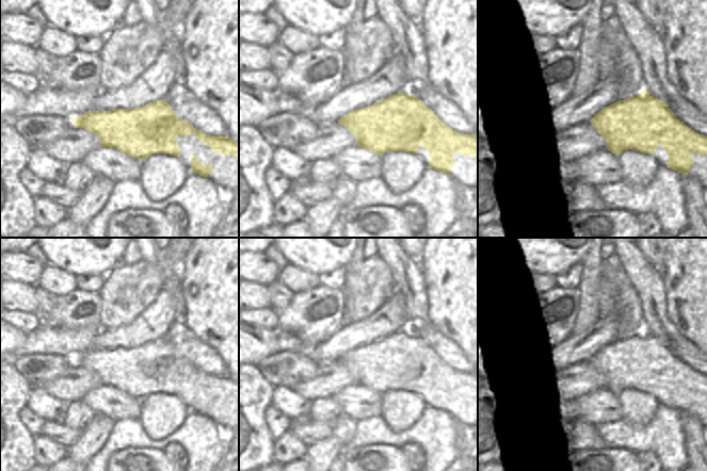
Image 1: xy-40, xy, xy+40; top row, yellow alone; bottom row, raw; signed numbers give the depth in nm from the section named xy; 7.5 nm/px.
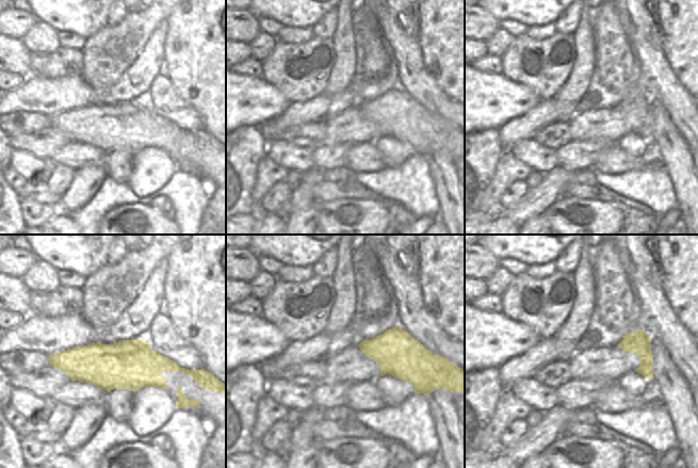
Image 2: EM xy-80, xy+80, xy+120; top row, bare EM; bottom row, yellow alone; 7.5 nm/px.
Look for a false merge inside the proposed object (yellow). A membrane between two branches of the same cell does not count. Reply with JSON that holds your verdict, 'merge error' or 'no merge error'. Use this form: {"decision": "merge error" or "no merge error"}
{"decision": "no merge error"}

